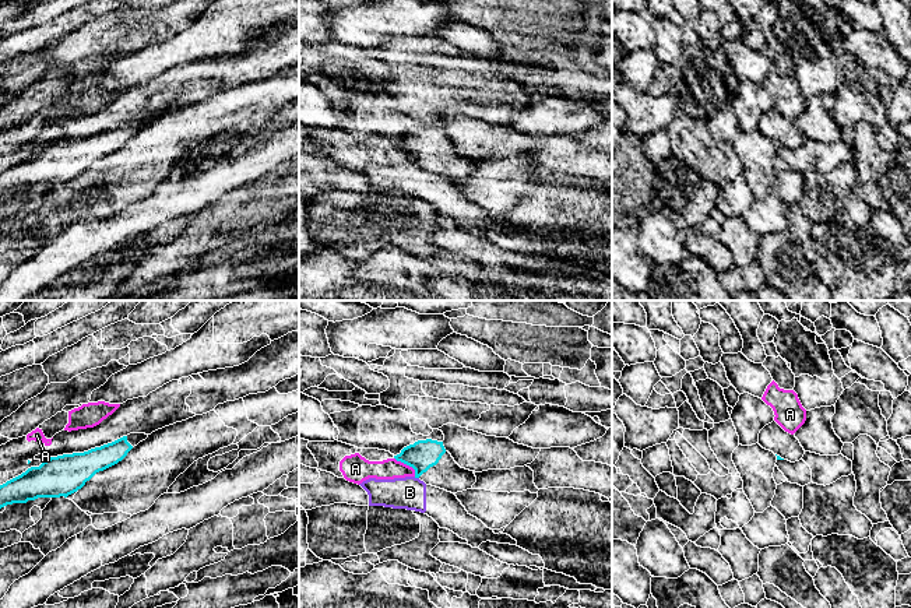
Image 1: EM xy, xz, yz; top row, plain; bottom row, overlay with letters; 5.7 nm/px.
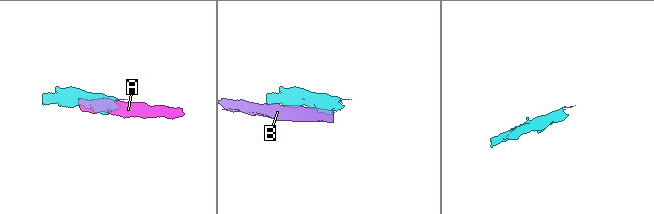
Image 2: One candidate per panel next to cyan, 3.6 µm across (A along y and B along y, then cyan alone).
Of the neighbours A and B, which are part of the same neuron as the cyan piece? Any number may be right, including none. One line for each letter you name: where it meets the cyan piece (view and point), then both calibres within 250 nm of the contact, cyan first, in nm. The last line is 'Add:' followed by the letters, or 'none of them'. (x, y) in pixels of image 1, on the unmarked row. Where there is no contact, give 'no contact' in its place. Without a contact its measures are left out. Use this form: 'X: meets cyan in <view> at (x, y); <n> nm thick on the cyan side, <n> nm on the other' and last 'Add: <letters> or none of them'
Add: none of them

